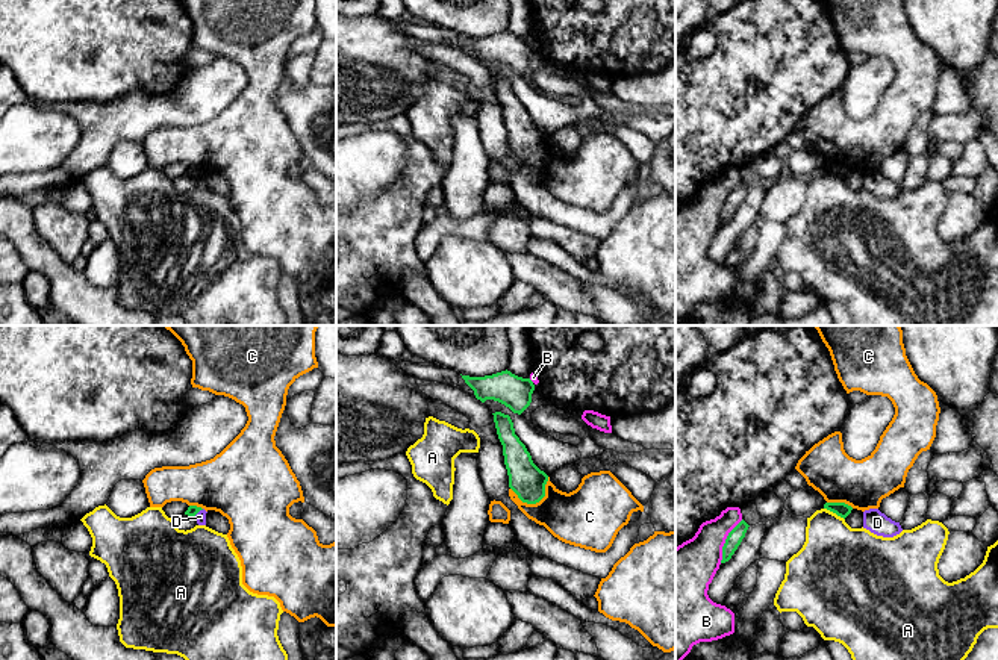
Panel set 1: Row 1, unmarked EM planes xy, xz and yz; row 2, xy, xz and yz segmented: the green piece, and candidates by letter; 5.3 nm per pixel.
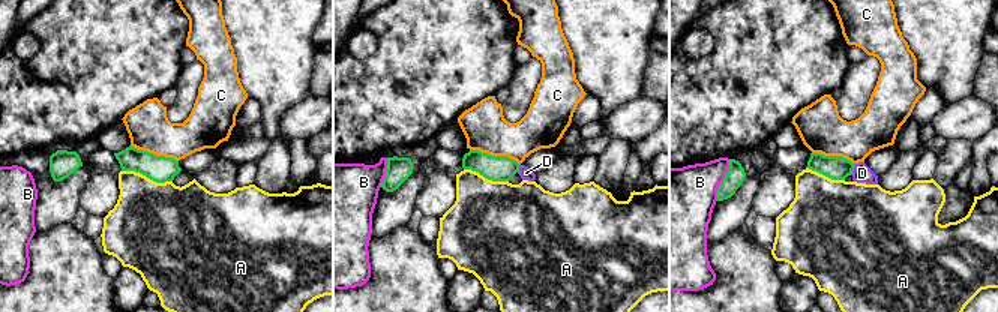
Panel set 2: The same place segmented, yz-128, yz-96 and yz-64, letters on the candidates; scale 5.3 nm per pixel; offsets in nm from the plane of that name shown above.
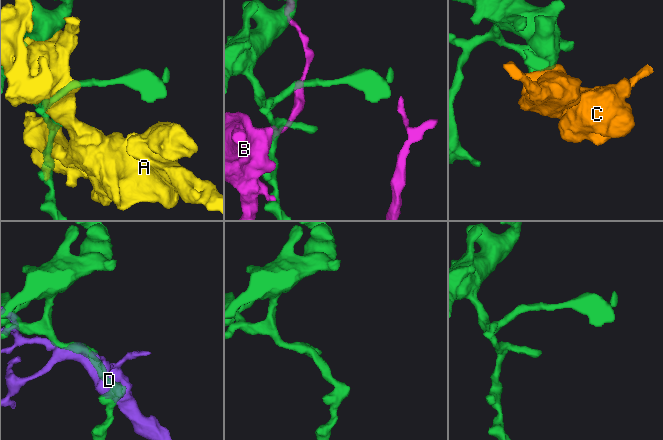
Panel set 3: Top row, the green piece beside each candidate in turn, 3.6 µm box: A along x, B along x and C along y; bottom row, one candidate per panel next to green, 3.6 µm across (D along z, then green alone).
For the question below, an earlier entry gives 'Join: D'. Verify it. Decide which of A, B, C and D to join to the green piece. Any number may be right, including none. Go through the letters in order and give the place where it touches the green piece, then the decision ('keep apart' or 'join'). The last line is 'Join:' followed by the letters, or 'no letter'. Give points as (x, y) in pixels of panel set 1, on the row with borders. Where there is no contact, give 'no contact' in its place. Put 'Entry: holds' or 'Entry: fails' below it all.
A: yz (835, 512) | keep apart
B: yz (726, 541) | keep apart
C: xz (535, 503) | keep apart
D: xy (197, 512) | keep apart
Join: no letter
Entry: fails

